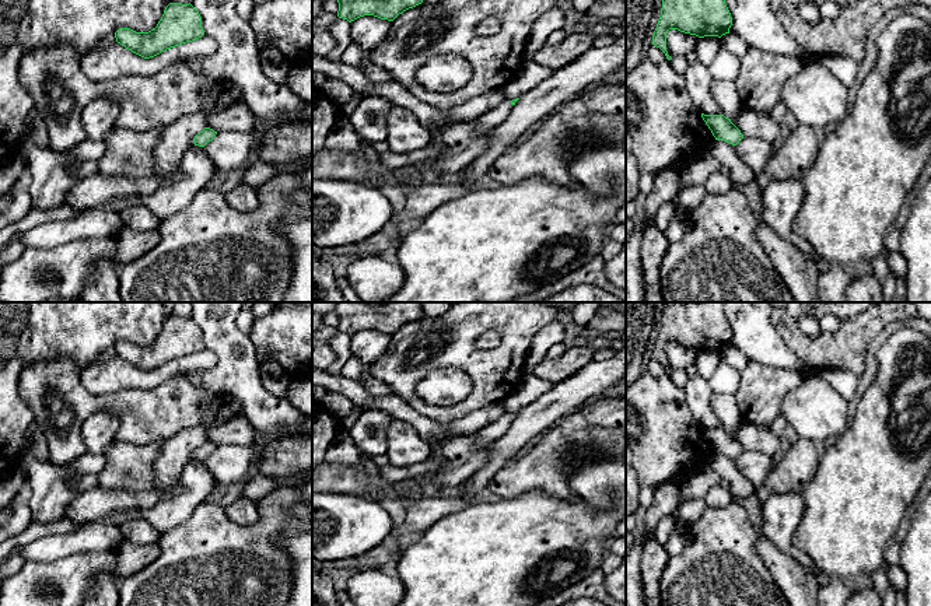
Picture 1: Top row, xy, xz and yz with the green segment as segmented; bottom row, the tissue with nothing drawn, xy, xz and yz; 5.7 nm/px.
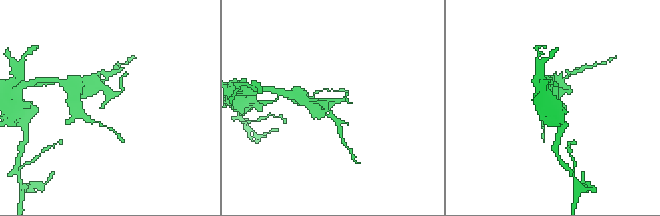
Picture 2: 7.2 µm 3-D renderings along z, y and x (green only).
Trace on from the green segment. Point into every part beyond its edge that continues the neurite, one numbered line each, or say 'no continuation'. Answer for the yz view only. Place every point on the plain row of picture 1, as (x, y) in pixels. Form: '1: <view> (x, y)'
no continuation

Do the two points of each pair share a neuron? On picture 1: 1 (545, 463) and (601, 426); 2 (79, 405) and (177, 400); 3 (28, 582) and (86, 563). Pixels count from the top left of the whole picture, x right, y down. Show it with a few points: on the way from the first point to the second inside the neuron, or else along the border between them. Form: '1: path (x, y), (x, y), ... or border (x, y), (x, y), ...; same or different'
1: path (559, 452), (573, 441), (587, 435); same
2: path (102, 403), (153, 403); same
3: path (42, 574), (72, 574); same

